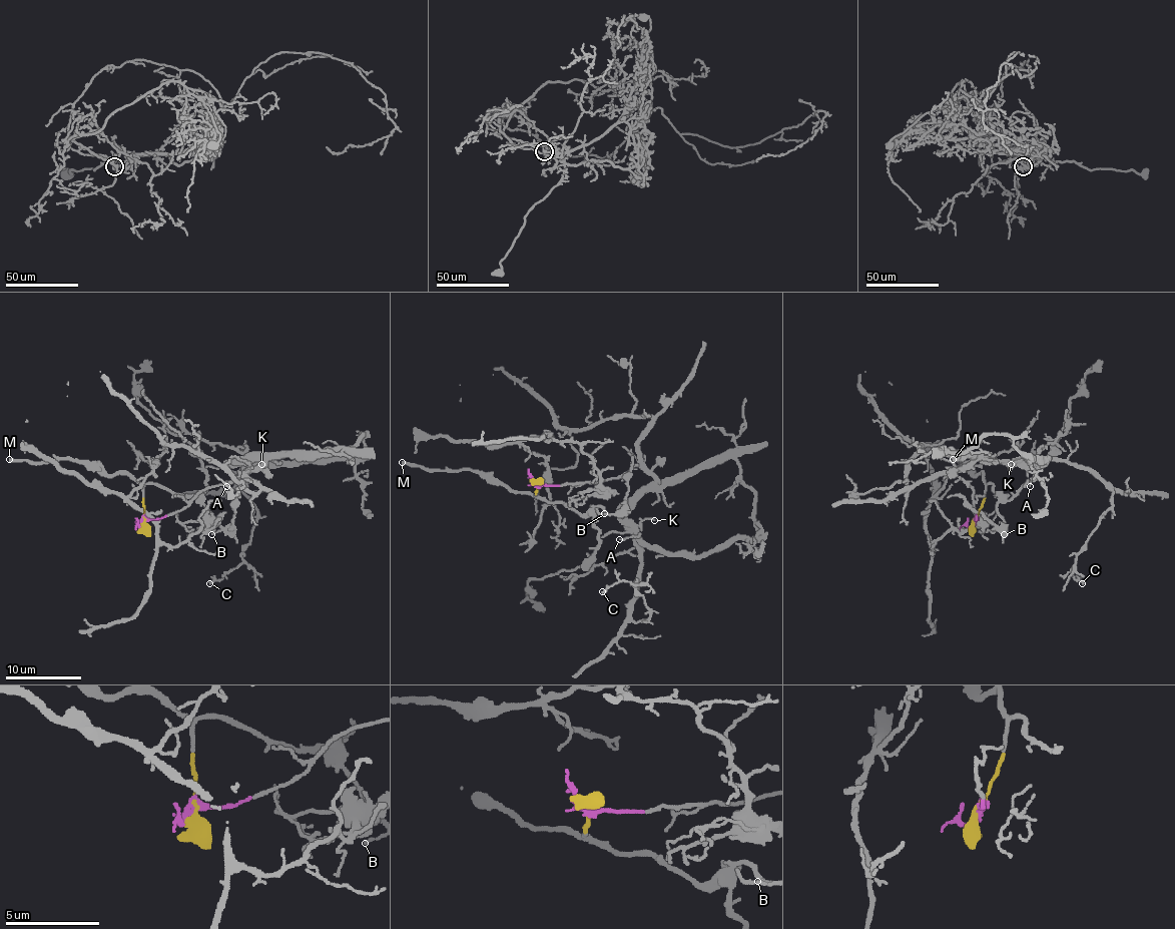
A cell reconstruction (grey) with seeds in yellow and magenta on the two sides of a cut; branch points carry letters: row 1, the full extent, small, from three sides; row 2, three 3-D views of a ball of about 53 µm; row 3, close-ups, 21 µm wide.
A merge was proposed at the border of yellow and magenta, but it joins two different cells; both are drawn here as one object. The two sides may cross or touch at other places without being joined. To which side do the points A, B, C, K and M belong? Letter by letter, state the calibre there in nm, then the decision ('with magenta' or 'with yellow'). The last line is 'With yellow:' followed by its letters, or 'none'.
A: calibre 200 nm; with magenta
B: calibre 120 nm; with yellow
C: calibre 110 nm; with magenta
K: calibre 120 nm; with magenta
M: calibre 300 nm; with yellow
With yellow: B, M

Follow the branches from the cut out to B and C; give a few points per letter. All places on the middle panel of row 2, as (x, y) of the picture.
B: (536, 484), (536, 494), (579, 513), (600, 507), (606, 513), (613, 513), (604, 513)
C: (536, 484), (638, 466), (655, 481), (626, 516), (630, 611), (649, 615), (636, 584), (602, 592)

